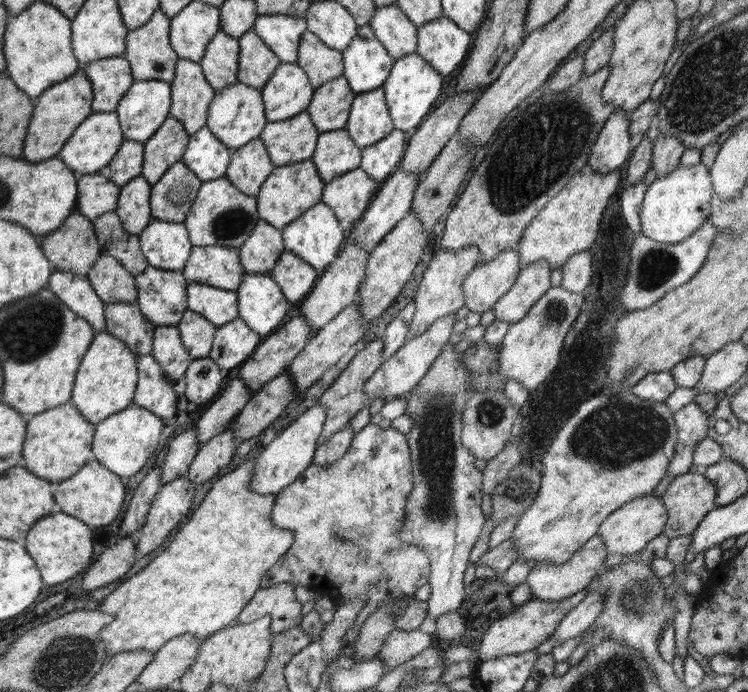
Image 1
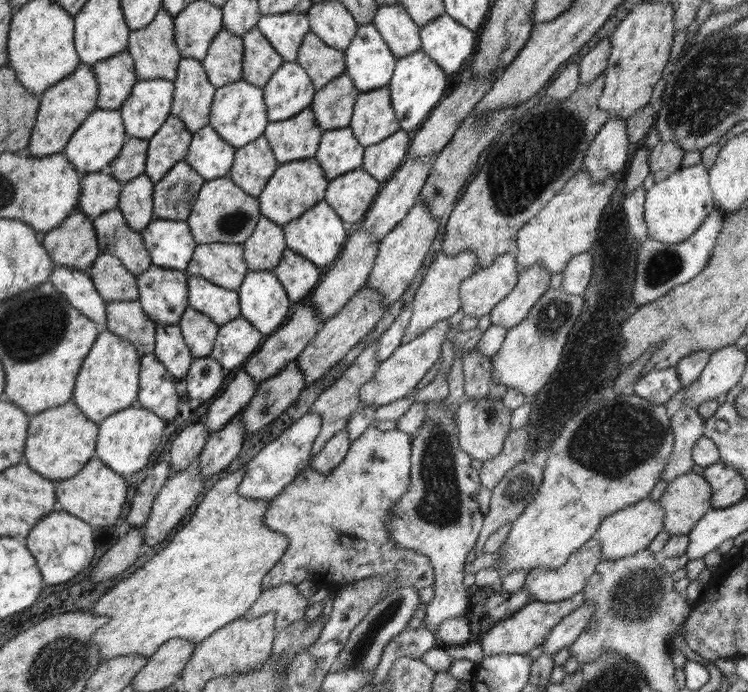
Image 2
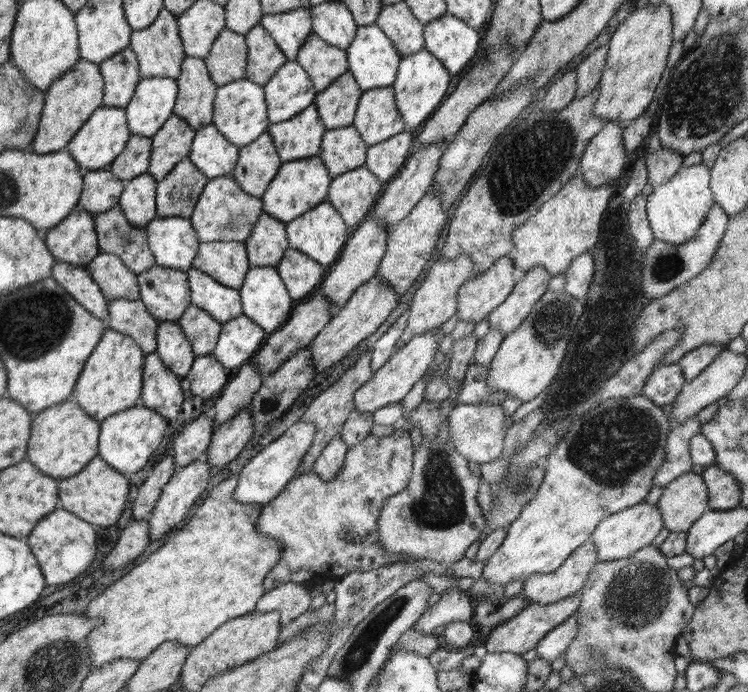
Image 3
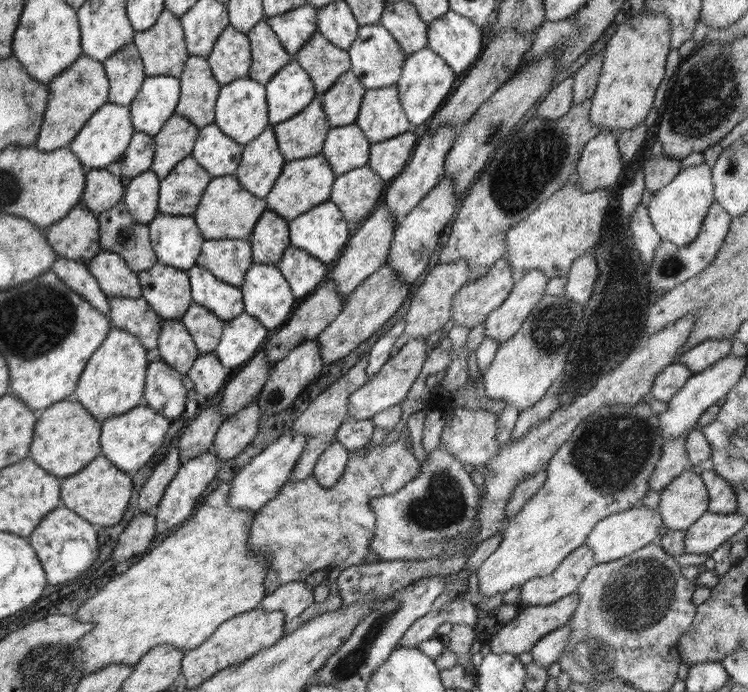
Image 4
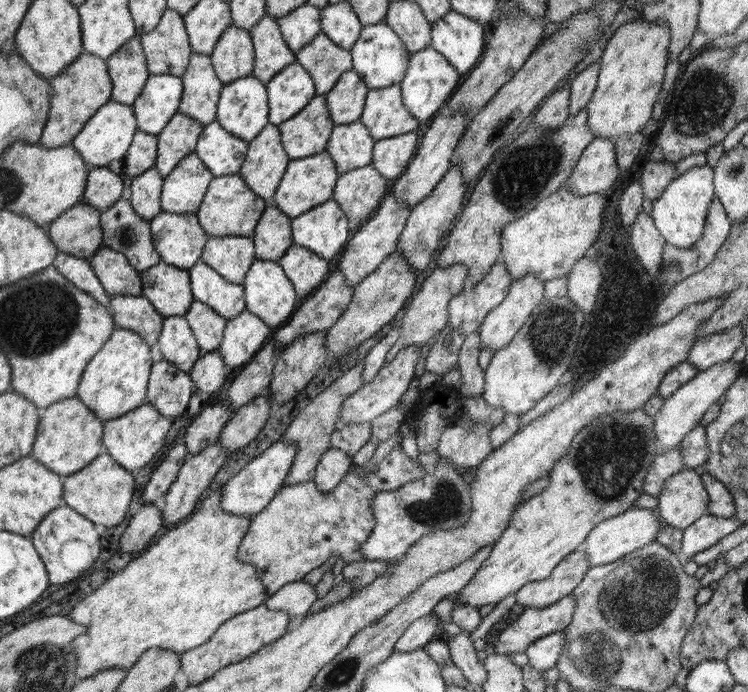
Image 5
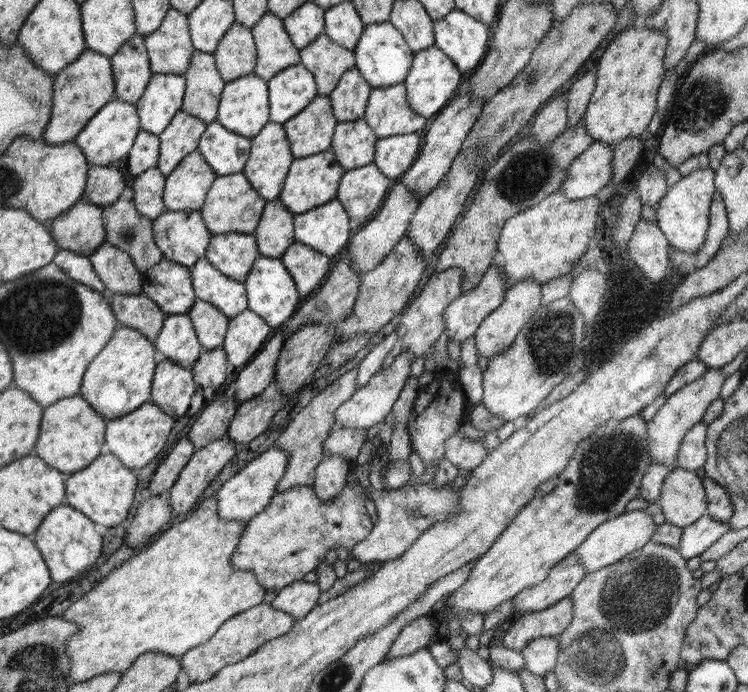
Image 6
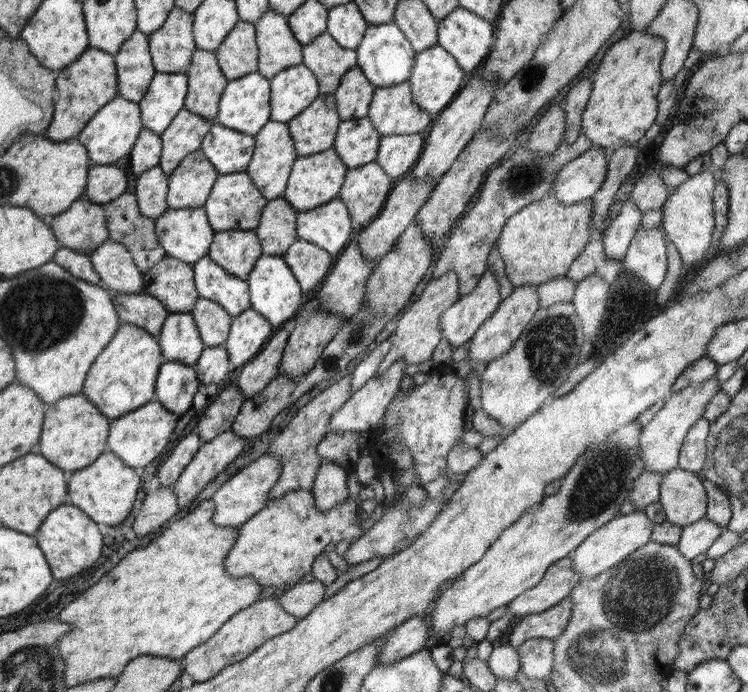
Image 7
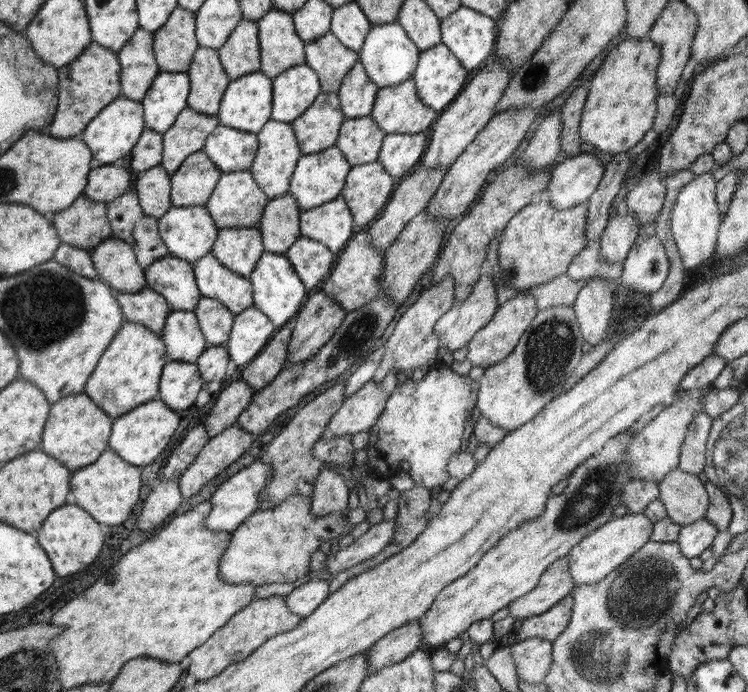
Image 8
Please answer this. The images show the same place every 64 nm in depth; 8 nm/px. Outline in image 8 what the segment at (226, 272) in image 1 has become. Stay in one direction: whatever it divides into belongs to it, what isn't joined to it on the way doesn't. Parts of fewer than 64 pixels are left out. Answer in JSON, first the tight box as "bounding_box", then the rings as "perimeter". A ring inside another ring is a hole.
{"bounding_box":[211,227,265,278],"perimeter":[[[258,227],[222,228],[211,248],[218,262],[232,272],[250,278],[260,256],[265,252]]]}

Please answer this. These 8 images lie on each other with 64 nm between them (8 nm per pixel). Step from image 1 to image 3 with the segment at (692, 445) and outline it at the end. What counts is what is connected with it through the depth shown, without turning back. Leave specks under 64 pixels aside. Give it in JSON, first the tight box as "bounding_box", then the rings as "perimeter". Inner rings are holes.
{"bounding_box":[654,417,701,488],"perimeter":[[[696,417],[689,418],[683,425],[671,428],[667,440],[666,459],[654,475],[654,486],[664,488],[682,474],[691,472],[693,462],[690,458],[690,441],[700,433],[700,429],[701,422]]]}

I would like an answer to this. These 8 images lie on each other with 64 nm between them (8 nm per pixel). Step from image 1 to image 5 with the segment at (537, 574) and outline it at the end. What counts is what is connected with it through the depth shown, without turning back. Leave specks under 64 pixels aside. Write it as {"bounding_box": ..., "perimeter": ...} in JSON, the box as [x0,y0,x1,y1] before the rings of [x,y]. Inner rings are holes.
{"bounding_box":[515,546,590,608],"perimeter":[[[584,546],[574,549],[544,580],[525,584],[515,594],[524,608],[546,608],[572,594],[590,567]]]}

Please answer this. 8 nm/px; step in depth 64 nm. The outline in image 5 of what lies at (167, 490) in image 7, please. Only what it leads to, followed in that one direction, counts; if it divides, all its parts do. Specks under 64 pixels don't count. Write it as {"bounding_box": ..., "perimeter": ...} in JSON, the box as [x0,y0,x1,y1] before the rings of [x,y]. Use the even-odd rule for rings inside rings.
{"bounding_box":[118,503,164,552],"perimeter":[[[146,503],[138,514],[130,520],[128,528],[120,538],[118,552],[140,552],[146,550],[150,542],[155,541],[155,534],[164,524],[162,511],[154,503]]]}

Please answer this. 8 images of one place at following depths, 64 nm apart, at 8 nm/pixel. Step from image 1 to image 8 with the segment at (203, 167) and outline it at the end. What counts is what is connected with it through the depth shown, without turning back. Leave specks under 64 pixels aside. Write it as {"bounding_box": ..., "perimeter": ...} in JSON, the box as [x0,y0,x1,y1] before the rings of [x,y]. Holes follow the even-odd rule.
{"bounding_box":[203,125,258,172],"perimeter":[[[223,125],[207,136],[203,151],[223,172],[248,171],[258,148],[256,134]]]}

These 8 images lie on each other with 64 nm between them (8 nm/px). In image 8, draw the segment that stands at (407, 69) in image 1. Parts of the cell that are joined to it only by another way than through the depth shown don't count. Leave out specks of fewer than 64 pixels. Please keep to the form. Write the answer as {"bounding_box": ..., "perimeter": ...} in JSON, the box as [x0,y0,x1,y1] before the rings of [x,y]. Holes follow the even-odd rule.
{"bounding_box":[413,44,469,114],"perimeter":[[[444,44],[420,51],[413,74],[419,99],[440,114],[458,96],[469,71]]]}

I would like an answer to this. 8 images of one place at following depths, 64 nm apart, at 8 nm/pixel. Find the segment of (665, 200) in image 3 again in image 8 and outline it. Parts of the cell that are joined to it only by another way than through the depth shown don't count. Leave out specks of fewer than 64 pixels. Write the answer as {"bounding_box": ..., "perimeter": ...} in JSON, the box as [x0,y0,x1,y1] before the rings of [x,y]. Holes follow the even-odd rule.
{"bounding_box":[670,172,722,270],"perimeter":[[[712,172],[697,175],[679,191],[671,211],[670,230],[686,270],[695,269],[717,250],[717,236],[722,218],[716,202],[717,182]]]}

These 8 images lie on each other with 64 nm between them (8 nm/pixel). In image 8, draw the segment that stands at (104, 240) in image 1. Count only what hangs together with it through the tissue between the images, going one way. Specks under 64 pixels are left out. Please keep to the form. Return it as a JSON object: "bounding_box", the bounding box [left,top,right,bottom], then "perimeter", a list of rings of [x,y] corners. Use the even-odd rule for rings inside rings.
{"bounding_box":[107,191,170,268],"perimeter":[[[134,191],[122,193],[107,203],[112,237],[127,242],[142,268],[170,255],[158,232],[158,218],[146,216]]]}

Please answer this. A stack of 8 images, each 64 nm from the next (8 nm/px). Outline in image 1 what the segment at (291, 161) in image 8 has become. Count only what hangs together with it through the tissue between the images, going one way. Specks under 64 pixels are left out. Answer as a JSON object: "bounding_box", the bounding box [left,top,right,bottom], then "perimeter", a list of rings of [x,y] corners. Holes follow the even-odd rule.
{"bounding_box":[225,137,275,197],"perimeter":[[[260,137],[232,151],[225,177],[240,191],[255,197],[275,166]]]}

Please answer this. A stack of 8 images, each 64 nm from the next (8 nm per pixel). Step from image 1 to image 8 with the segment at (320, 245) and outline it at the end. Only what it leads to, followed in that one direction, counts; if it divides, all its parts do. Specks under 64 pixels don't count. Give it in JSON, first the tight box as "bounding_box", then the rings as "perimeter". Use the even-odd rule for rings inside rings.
{"bounding_box":[299,195,356,254],"perimeter":[[[341,195],[320,206],[302,211],[299,227],[302,237],[325,244],[333,254],[342,252],[356,234],[351,210]]]}

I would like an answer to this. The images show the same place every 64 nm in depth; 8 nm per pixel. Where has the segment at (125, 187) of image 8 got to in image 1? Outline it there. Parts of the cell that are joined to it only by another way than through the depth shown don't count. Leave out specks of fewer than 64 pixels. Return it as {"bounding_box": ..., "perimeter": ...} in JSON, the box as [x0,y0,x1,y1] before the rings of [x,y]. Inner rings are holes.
{"bounding_box":[75,173,121,221],"perimeter":[[[94,173],[78,176],[77,191],[75,212],[93,221],[105,212],[115,210],[121,187],[104,175]]]}

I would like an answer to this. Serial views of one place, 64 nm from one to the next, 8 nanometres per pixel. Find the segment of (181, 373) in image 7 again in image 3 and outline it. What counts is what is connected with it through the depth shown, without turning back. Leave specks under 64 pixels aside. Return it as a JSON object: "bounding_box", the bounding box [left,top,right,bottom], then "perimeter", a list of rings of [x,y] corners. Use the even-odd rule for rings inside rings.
{"bounding_box":[139,352,184,421],"perimeter":[[[155,352],[148,353],[144,359],[139,405],[157,412],[168,421],[174,421],[184,402],[181,379]]]}

